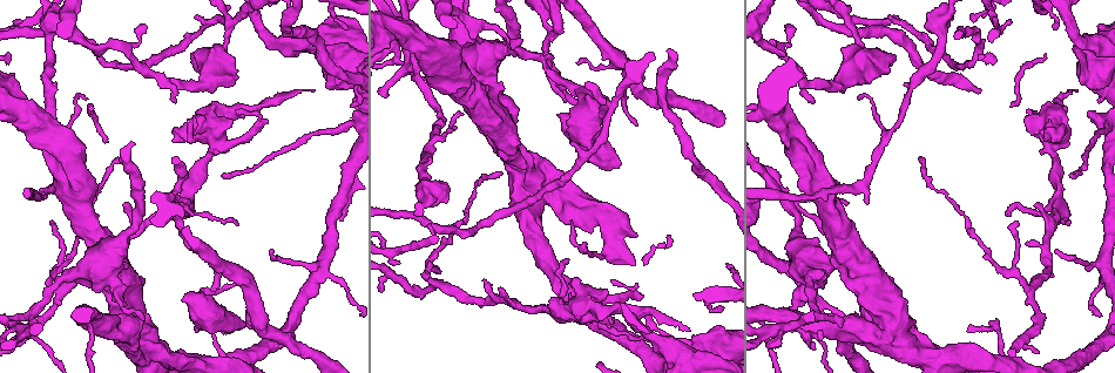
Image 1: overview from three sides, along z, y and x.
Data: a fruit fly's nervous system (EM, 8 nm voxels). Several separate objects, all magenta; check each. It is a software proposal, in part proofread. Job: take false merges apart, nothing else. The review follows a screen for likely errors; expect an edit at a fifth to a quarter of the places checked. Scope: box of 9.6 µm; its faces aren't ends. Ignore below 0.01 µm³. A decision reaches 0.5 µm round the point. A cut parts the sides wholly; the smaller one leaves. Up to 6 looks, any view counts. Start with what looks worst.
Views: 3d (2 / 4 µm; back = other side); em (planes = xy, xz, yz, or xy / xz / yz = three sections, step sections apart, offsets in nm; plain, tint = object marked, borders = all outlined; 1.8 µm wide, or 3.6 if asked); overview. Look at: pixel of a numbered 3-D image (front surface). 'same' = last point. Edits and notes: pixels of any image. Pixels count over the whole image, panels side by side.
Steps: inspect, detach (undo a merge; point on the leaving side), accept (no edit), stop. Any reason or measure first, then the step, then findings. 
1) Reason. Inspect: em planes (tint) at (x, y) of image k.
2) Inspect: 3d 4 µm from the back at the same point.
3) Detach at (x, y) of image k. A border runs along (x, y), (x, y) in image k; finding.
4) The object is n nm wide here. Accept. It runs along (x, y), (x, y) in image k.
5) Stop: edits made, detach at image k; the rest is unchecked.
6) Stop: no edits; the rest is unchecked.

Thick turns thin. Inspect: em 3.6 µm xz step 8 (tint) at (605, 158) of image 1.

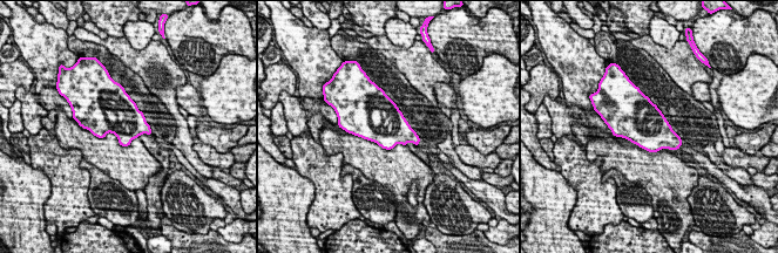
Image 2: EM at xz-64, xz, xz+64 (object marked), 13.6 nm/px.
Another direction. Inspect: em 3.6 µm planes (tint) at the same point.

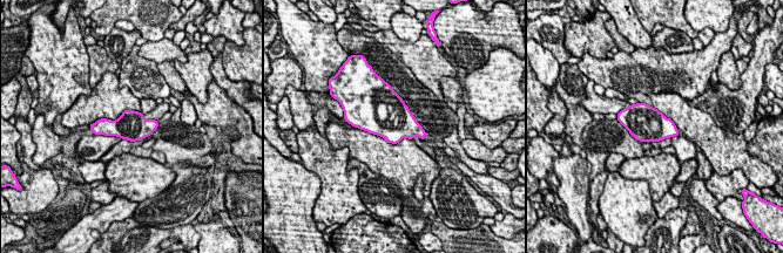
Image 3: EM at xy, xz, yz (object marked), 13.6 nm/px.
Accept. All the same cell.

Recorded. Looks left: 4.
Narrows sharply. Inspect: 3d 2 µm at (765, 335) of image 1.

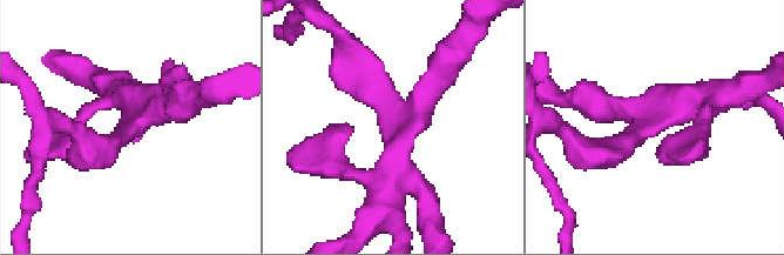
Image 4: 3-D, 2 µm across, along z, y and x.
Now the EM. Inspect: em planes (plain) at (654, 120) of image 4.

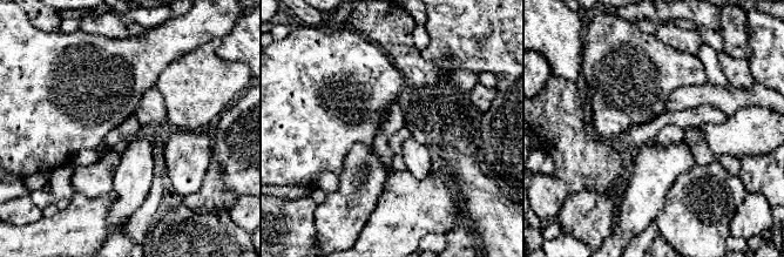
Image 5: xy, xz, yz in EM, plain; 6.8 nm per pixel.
Inspect: em planes (tint) at the same point.

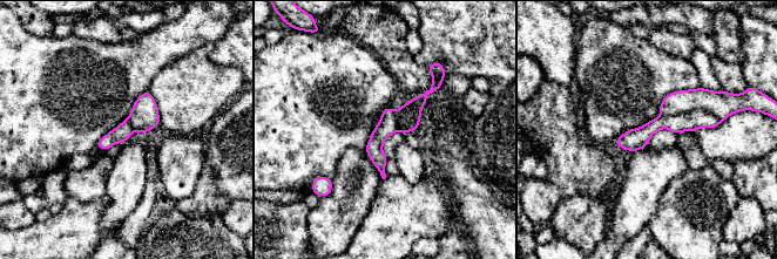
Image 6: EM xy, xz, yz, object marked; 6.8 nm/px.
Detach at (722, 104) of image 6. A border runs along (660, 115), (705, 109), (721, 121) in image 6; a second cell is stuck on.

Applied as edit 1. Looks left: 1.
Stop: edits made, detach at image 6; the rest is unchecked.

